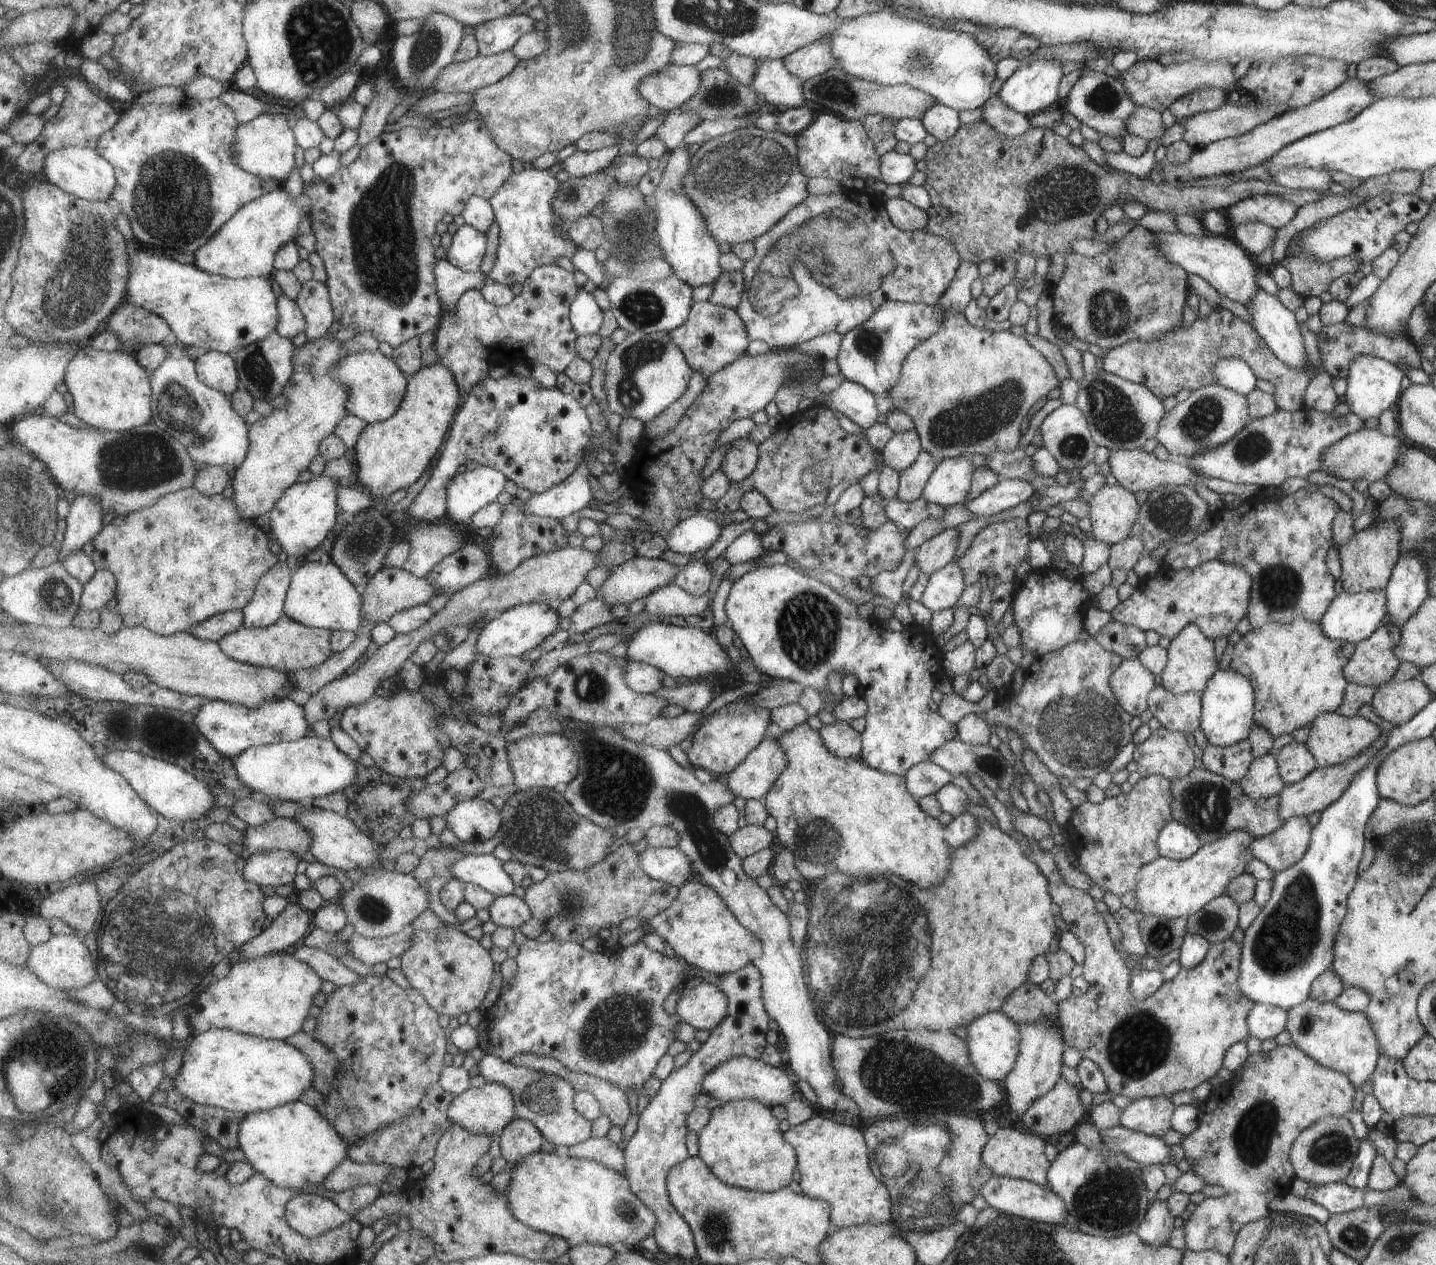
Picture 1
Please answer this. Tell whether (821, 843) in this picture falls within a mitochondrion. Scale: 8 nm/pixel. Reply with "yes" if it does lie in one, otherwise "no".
yes

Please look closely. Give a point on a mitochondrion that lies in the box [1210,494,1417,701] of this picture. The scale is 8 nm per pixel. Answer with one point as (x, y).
(1279, 586)

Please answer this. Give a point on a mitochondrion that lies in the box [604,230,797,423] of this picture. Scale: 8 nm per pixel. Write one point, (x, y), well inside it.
(636, 359)

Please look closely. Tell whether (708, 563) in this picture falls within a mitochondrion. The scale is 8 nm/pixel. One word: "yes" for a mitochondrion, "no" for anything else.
no

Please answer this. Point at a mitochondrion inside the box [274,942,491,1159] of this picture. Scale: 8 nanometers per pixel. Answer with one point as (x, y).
(354, 1109)

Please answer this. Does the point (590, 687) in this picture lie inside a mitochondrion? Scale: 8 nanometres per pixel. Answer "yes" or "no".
yes

